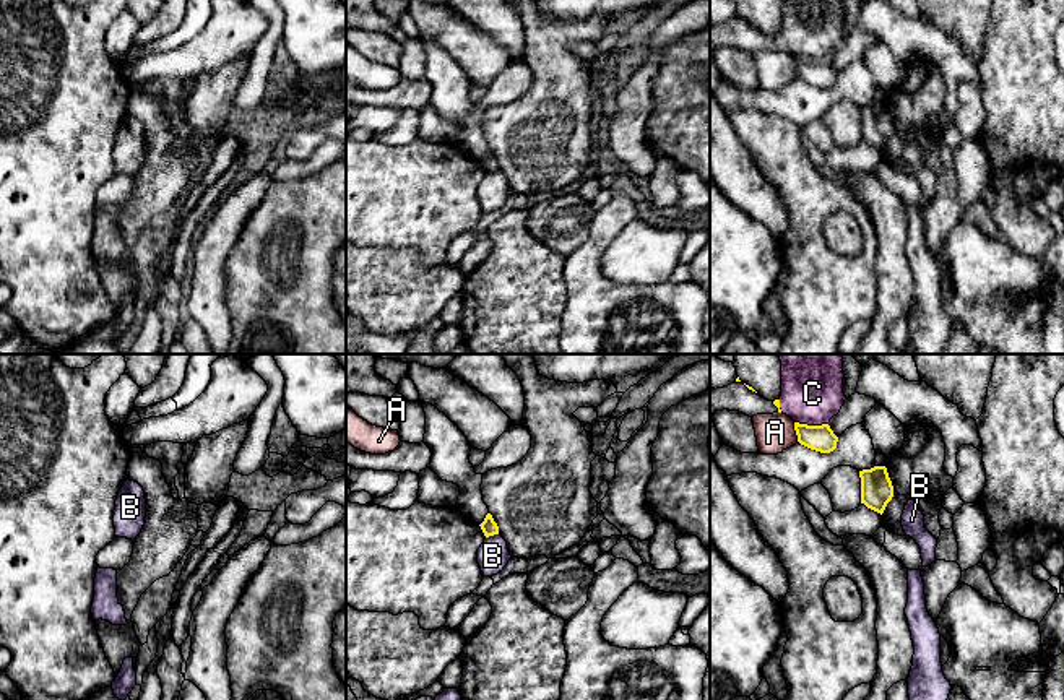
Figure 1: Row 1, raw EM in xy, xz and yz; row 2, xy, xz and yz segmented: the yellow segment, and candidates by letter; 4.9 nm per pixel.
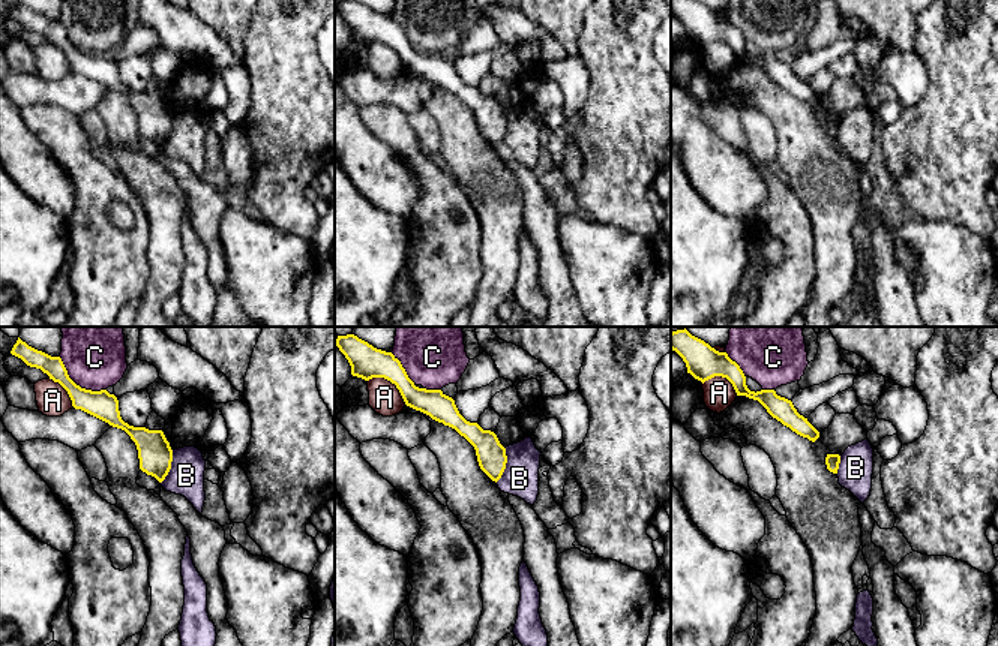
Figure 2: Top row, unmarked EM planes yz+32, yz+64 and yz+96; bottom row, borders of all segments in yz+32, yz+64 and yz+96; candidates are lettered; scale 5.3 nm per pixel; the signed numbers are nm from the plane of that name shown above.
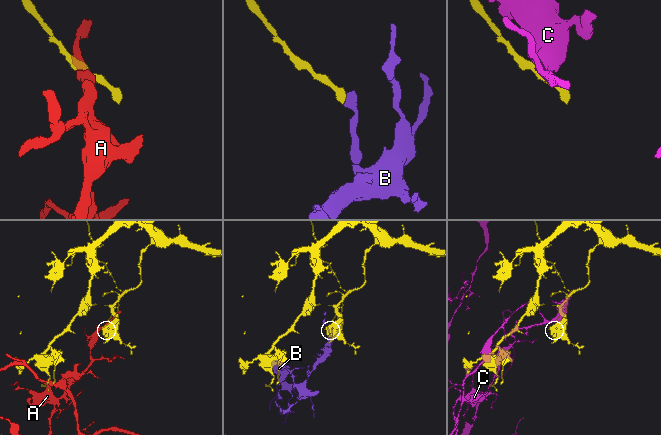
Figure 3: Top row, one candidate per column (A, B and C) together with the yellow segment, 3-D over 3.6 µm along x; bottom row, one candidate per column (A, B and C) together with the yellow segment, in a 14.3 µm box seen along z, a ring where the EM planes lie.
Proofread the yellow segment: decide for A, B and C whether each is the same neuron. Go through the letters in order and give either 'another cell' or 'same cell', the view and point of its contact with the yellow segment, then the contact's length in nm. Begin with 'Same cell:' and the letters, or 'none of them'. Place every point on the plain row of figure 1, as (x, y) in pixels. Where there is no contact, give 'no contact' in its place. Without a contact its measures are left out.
Same cell: none of them
A: another cell; contact yz (796, 69); length 110 nm
B: another cell; contact xz (491, 171); length 70 nm
C: another cell; contact yz (811, 62); length 170 nm

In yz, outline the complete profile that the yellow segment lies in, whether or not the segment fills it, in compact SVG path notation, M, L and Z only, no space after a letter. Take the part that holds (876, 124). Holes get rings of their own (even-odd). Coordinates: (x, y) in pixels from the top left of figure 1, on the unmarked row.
M874 102L859 107L861 114L861 140L867 145L884 149L887 140L893 133L893 122L885 102Z

